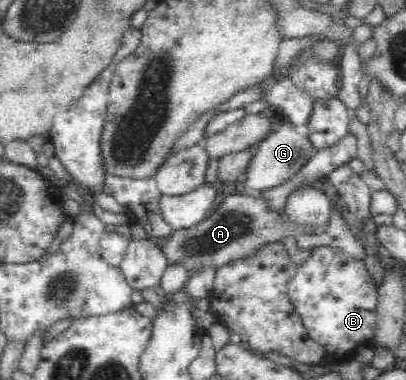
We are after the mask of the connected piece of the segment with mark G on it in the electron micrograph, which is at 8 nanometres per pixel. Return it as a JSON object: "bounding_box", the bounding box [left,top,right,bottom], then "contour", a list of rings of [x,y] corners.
{"bounding_box":[227,120,317,194],"contour":[[[288,120],[278,121],[273,132],[256,145],[254,156],[240,179],[236,179],[233,185],[227,189],[227,194],[260,194],[266,193],[274,186],[282,186],[306,164],[307,160],[317,151],[308,136],[300,135],[294,131]]]}

